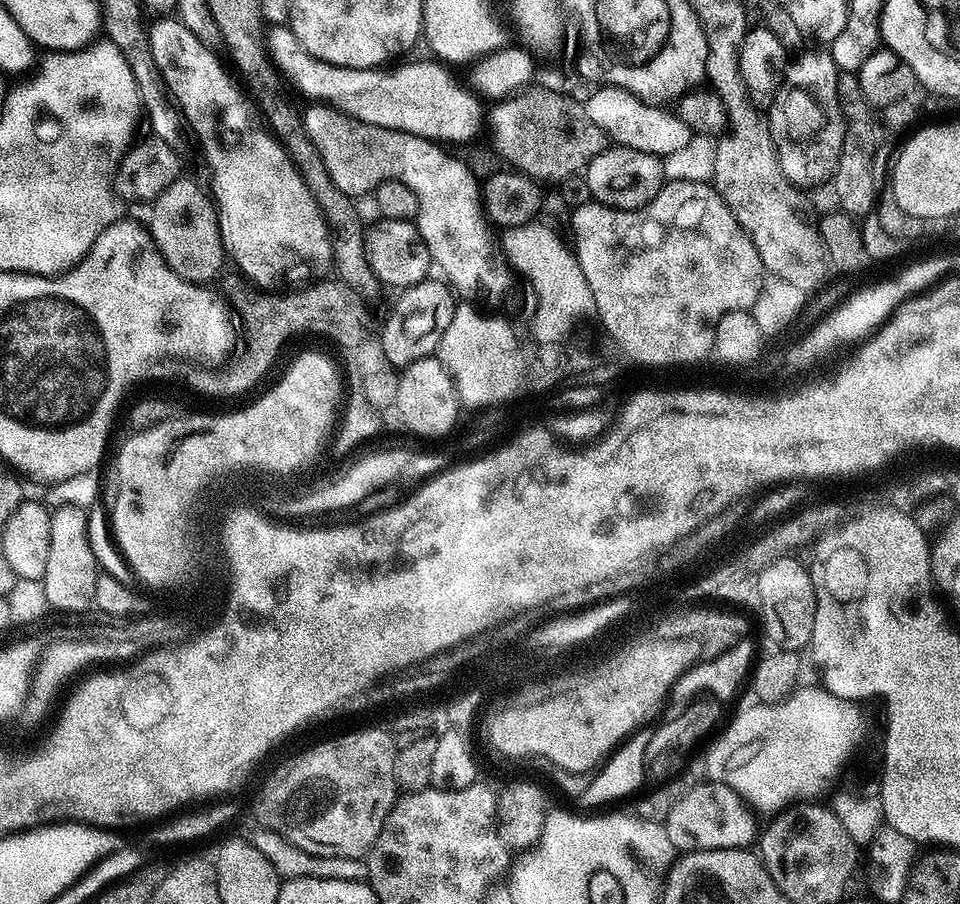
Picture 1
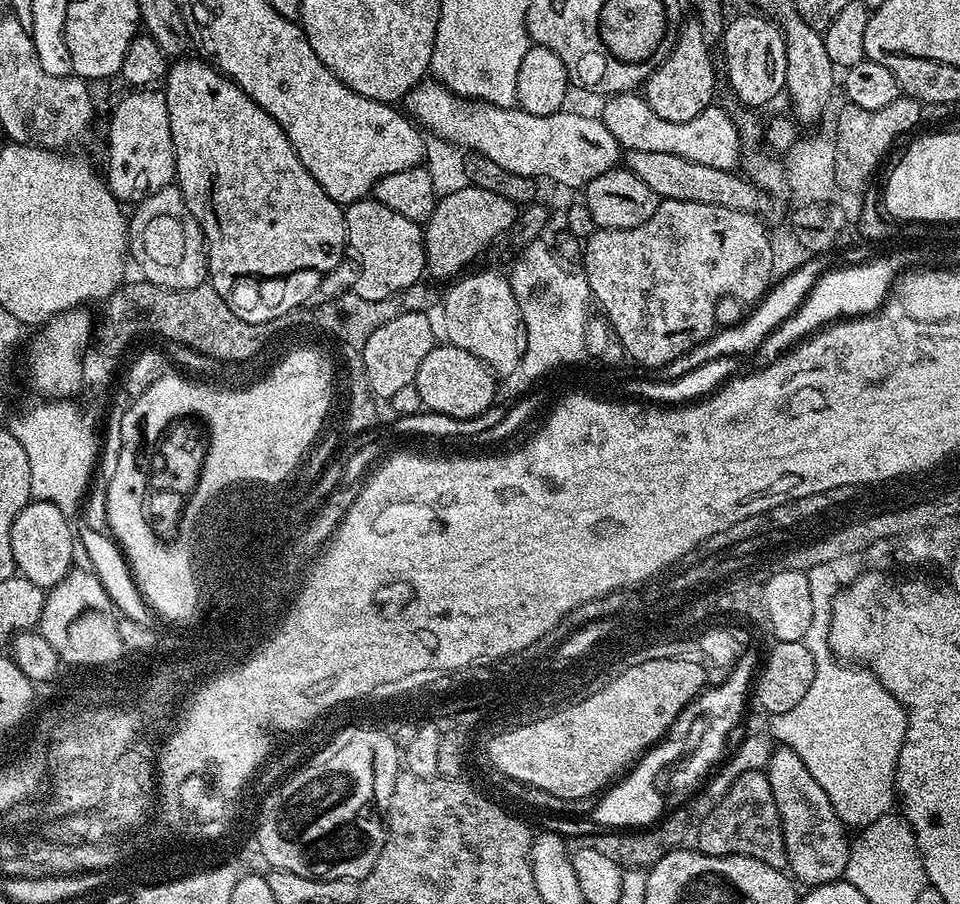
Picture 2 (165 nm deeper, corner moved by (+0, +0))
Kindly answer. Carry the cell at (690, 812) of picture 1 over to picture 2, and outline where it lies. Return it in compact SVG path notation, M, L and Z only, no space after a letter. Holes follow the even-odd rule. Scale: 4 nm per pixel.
M767 771L743 772L736 777L725 791L720 805L699 824L695 847L707 856L745 856L758 858L758 862L766 862L766 866L781 870L788 868L778 802L774 802L774 790L770 790Z

